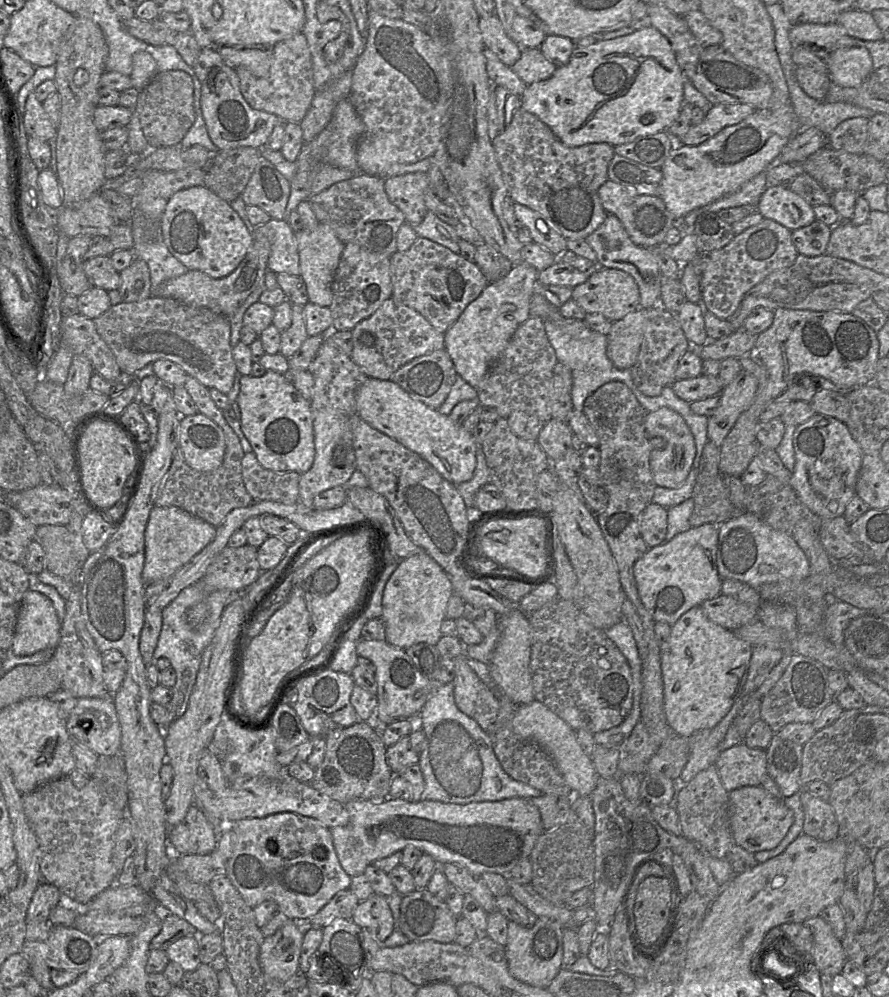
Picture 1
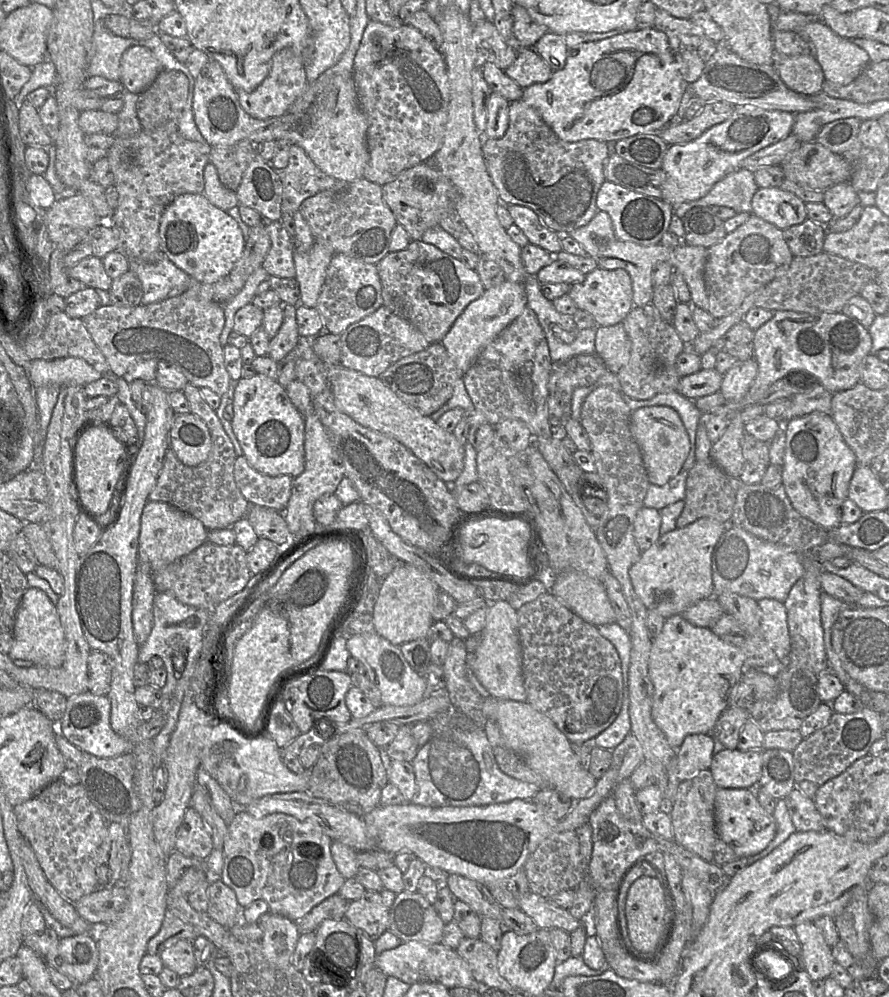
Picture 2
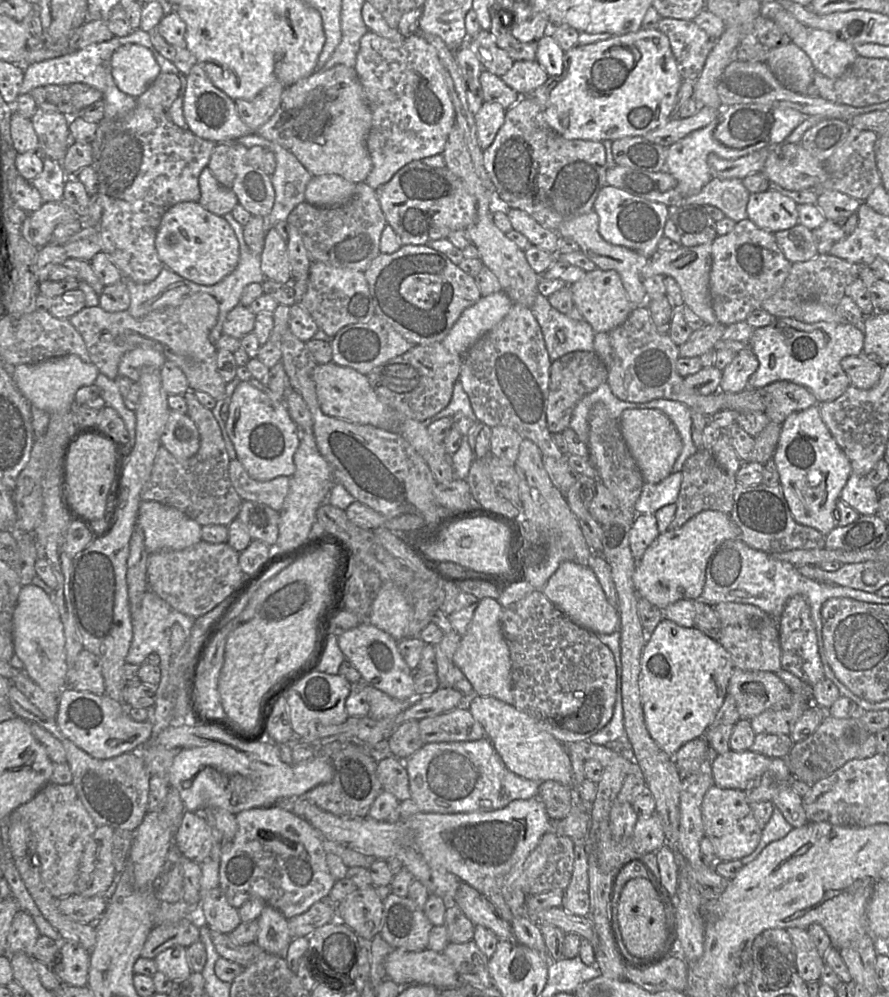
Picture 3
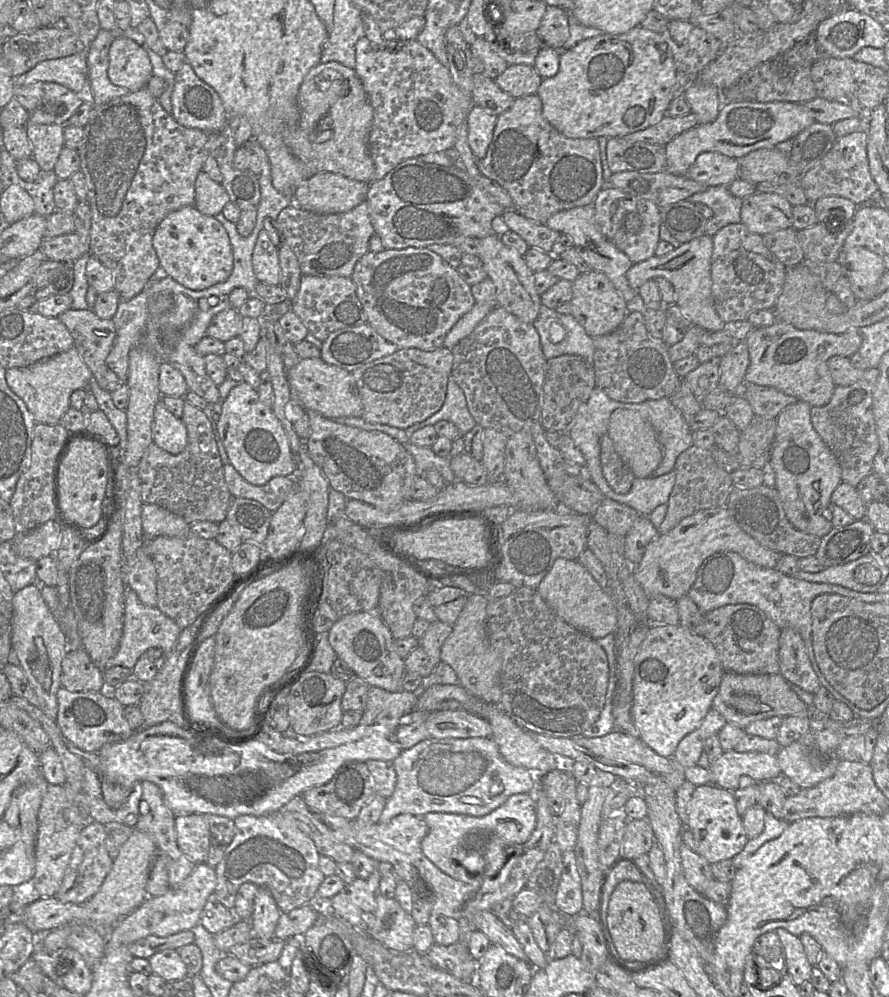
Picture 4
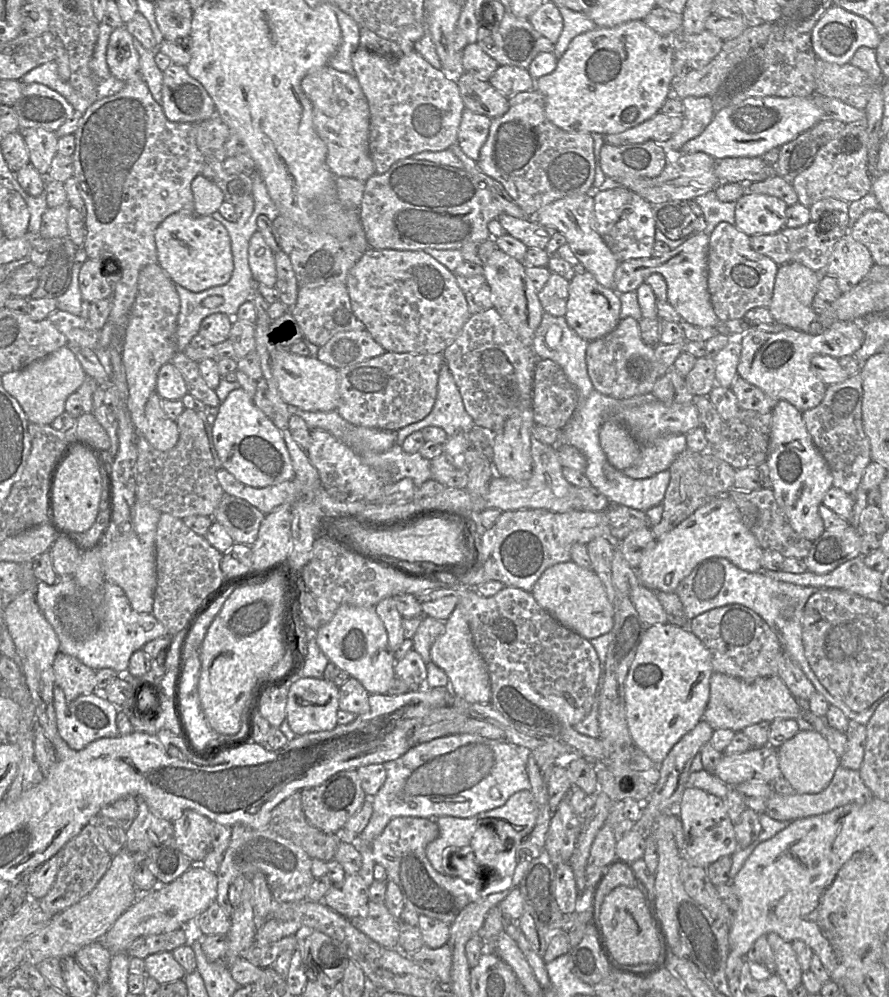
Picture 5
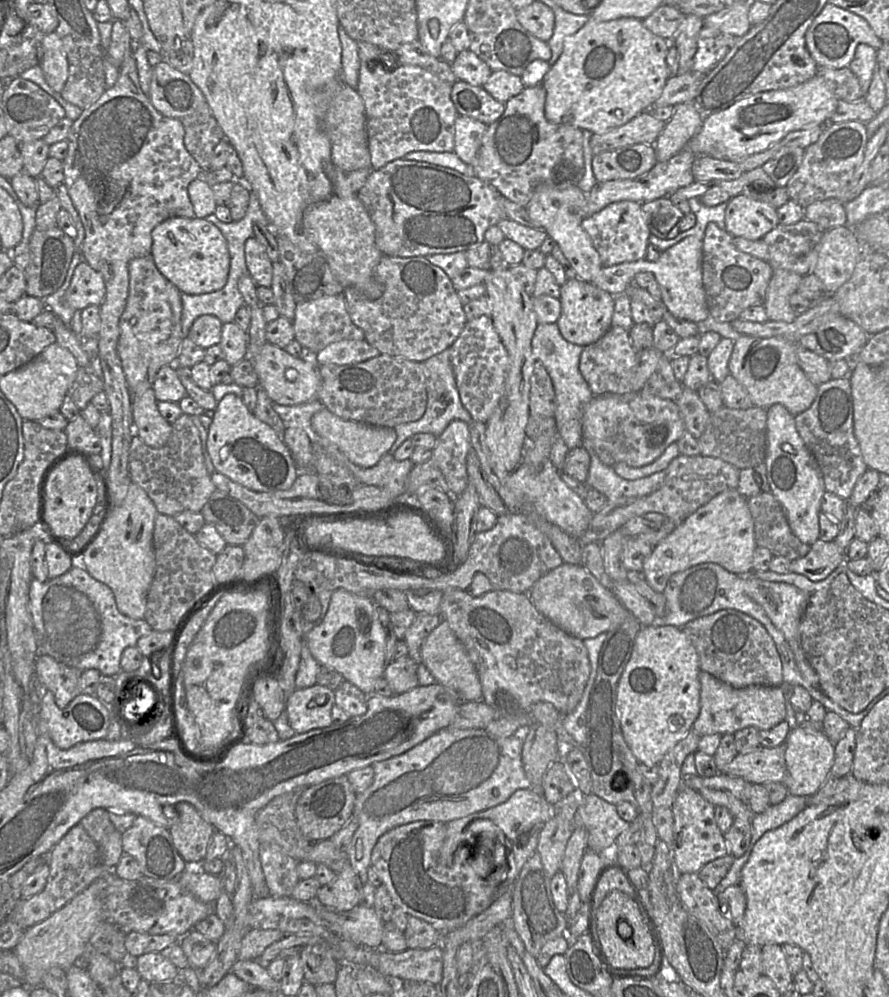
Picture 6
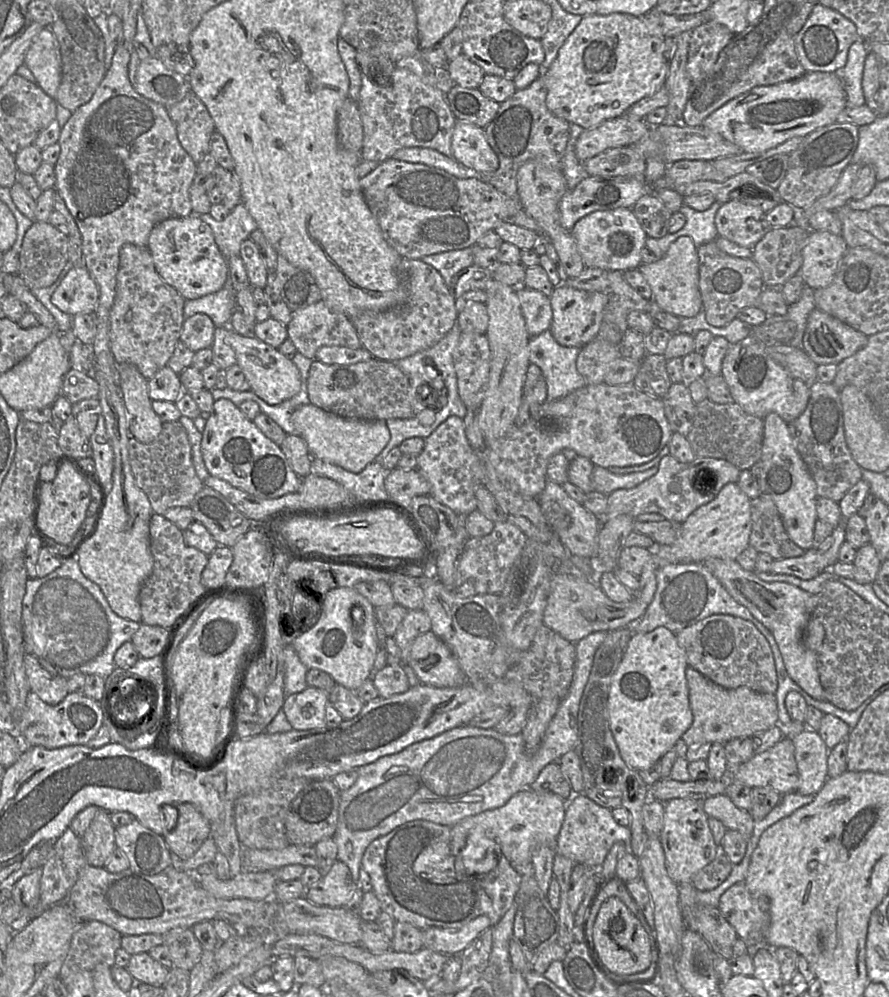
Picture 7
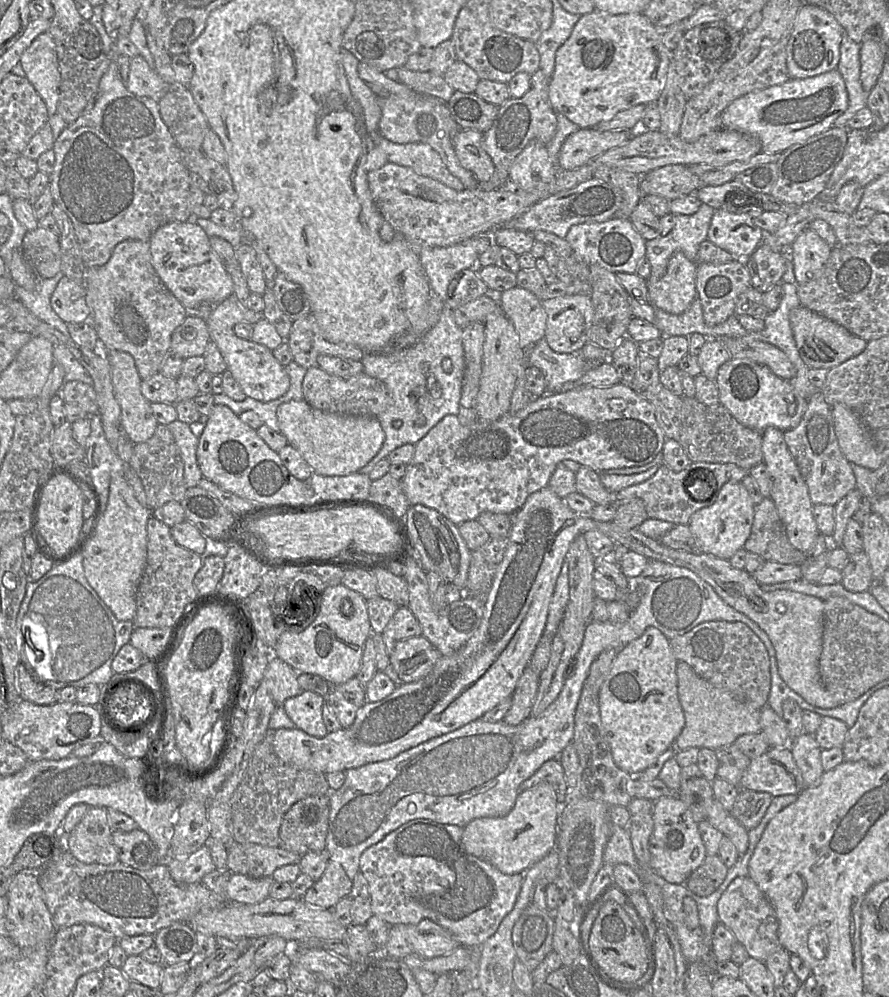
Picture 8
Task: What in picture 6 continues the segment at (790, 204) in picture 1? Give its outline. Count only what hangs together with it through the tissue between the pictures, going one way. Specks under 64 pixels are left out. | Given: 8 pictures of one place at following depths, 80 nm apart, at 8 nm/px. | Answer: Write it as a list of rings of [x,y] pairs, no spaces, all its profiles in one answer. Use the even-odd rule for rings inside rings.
[[[744,194],[731,198],[725,210],[725,230],[733,237],[755,241],[779,225],[777,209]]]

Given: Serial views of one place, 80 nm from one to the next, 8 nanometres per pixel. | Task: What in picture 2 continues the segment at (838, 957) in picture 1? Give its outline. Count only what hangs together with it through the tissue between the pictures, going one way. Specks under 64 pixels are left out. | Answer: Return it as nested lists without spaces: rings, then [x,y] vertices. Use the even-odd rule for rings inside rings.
[[[813,921],[800,923],[793,927],[802,947],[804,969],[813,981],[825,980],[835,965],[829,947]]]

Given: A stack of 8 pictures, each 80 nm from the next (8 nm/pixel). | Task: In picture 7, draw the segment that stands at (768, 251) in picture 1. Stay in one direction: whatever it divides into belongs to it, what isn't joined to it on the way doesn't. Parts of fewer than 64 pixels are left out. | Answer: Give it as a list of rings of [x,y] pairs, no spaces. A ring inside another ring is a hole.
[[[715,241],[703,244],[698,249],[699,257],[699,290],[701,294],[705,318],[709,325],[714,327],[727,326],[737,318],[738,313],[756,303],[764,289],[762,275],[757,265],[748,258],[733,257],[721,251]]]

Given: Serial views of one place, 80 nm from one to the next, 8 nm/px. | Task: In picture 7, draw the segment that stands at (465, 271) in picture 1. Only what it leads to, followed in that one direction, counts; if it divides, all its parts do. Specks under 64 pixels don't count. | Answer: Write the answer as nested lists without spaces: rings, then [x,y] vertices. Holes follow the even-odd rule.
[[[402,258],[397,277],[407,289],[407,301],[386,311],[365,311],[351,319],[361,344],[373,356],[384,361],[397,361],[438,343],[456,324],[458,311],[455,298],[440,273],[421,259]]]

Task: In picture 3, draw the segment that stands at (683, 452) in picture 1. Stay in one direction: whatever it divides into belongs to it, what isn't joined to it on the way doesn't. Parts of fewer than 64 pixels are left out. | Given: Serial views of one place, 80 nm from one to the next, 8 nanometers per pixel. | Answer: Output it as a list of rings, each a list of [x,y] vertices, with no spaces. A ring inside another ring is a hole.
[[[626,409],[620,416],[624,440],[646,483],[656,484],[667,478],[679,457],[683,443],[671,420],[658,409]]]

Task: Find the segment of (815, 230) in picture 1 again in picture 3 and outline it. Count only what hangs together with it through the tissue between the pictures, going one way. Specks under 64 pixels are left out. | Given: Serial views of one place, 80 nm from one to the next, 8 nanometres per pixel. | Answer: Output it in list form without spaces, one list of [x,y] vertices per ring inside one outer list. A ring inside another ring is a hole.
[[[801,224],[774,233],[785,258],[791,263],[804,262],[818,255],[812,230]]]

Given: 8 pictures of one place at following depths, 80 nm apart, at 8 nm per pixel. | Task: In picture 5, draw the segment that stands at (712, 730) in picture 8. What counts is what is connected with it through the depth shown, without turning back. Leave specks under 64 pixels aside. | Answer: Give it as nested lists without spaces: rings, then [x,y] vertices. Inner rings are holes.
[[[718,672],[711,675],[710,697],[702,719],[714,730],[731,729],[737,732],[759,722],[771,723],[775,720],[788,718],[808,721],[827,740],[839,758],[844,754],[847,744],[845,732],[831,727],[826,716],[817,716],[810,709],[801,707],[778,675],[753,680],[743,680]]]

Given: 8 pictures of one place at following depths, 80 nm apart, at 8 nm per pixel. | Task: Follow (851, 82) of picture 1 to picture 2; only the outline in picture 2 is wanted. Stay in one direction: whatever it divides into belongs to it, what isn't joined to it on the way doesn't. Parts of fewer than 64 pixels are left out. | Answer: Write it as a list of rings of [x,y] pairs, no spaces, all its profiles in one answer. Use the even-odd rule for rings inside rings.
[[[820,20],[811,21],[793,32],[809,43],[825,80],[834,84],[850,84],[871,62],[865,50],[839,36]]]

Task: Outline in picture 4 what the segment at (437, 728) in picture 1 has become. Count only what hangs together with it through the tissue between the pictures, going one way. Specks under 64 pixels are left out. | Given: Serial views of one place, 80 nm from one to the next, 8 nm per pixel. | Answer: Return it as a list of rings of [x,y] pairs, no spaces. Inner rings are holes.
[[[429,738],[402,750],[392,763],[397,782],[378,823],[401,814],[423,817],[433,812],[482,817],[502,806],[512,795],[531,793],[537,781],[533,771],[508,763],[492,738]]]

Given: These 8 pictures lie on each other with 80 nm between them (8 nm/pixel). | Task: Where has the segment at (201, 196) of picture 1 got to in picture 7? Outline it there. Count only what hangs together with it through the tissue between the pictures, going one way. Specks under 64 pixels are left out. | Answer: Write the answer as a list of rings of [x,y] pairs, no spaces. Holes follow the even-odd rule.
[[[198,215],[170,218],[157,224],[149,235],[147,248],[158,274],[166,283],[176,289],[184,300],[193,300],[218,292],[228,277],[227,260],[215,242],[213,231]]]

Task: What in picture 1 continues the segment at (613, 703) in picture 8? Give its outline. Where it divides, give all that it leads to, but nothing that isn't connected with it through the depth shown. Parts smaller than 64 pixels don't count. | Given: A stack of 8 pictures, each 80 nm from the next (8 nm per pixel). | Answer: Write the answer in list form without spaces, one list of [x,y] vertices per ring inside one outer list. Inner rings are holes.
[[[700,605],[692,607],[690,610],[685,612],[673,625],[671,625],[670,636],[668,640],[661,645],[660,664],[663,680],[663,709],[667,724],[671,728],[673,734],[689,737],[701,730],[711,730],[725,717],[733,704],[741,696],[742,689],[748,677],[753,649],[754,647],[752,645],[735,636],[731,630],[728,630],[709,620],[703,613]]]

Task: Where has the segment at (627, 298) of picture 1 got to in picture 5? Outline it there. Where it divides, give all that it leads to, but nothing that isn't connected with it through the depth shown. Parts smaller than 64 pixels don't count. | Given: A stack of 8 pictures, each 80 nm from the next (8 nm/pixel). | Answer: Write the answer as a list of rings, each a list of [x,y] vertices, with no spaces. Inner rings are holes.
[[[591,273],[575,275],[570,281],[565,319],[568,326],[582,339],[591,342],[611,333],[621,321],[620,311],[619,294],[598,283]]]

